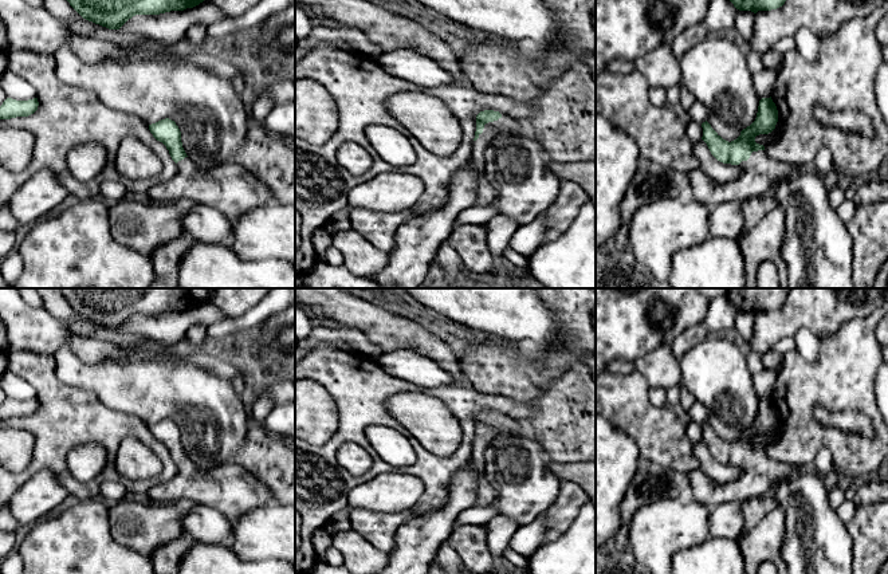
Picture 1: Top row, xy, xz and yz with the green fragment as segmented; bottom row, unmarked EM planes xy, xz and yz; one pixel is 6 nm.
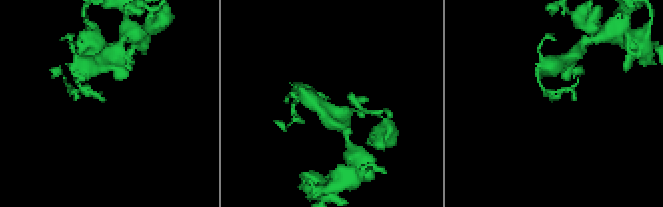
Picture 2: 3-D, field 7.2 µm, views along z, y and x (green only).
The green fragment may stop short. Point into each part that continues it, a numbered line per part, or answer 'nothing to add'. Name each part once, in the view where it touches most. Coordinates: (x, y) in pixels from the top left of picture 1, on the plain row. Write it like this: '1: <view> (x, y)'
1: xz (417, 541)

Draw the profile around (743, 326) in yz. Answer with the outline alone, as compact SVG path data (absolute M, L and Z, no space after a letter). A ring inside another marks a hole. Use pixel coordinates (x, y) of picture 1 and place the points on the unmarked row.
M739 311L735 317L735 334L740 335L747 343L751 342L754 335L754 319L755 314L751 311Z

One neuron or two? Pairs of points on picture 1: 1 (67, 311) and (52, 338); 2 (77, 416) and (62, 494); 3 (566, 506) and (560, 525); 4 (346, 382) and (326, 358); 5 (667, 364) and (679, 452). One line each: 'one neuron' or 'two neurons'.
1: two neurons
2: two neurons
3: one neuron
4: one neuron
5: two neurons

